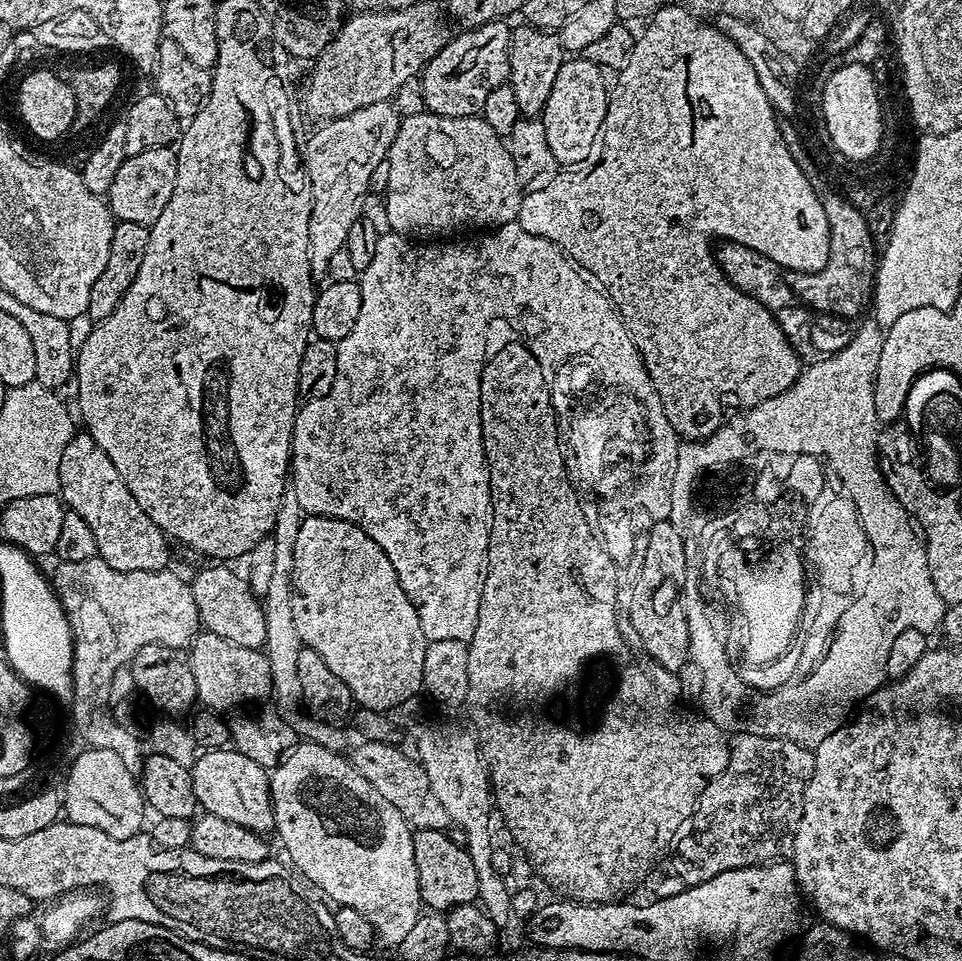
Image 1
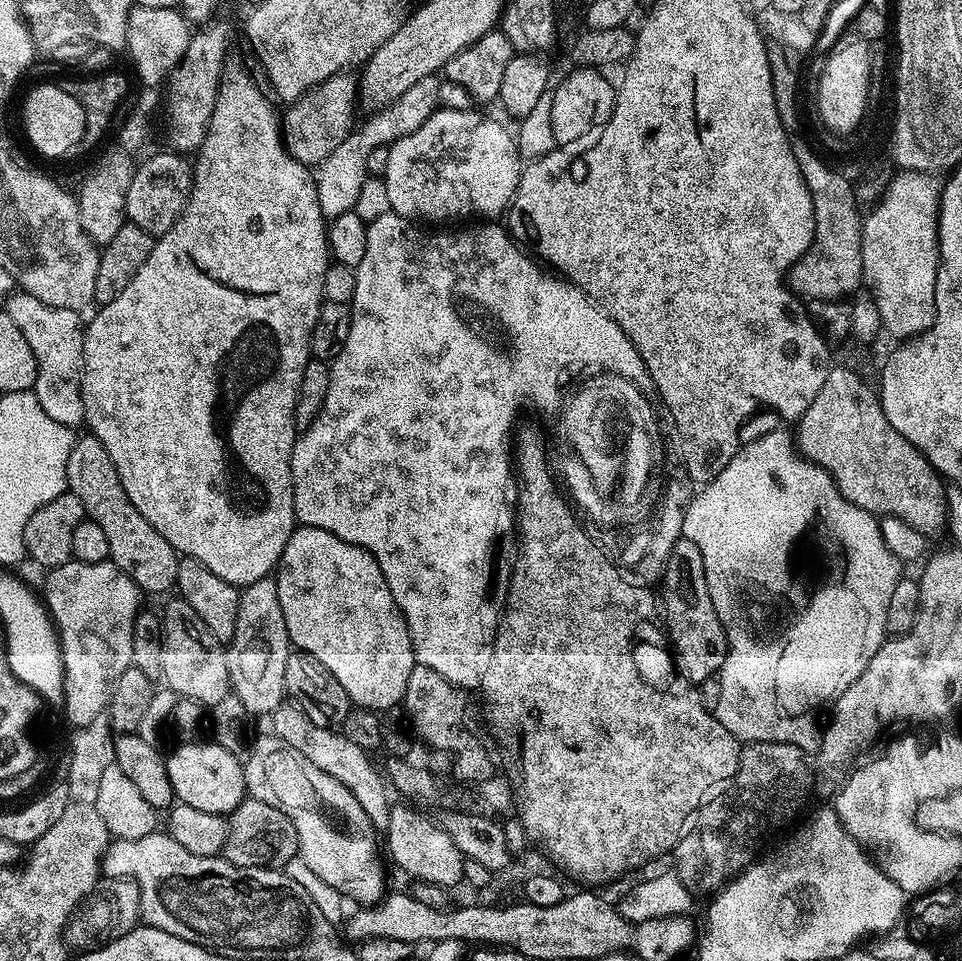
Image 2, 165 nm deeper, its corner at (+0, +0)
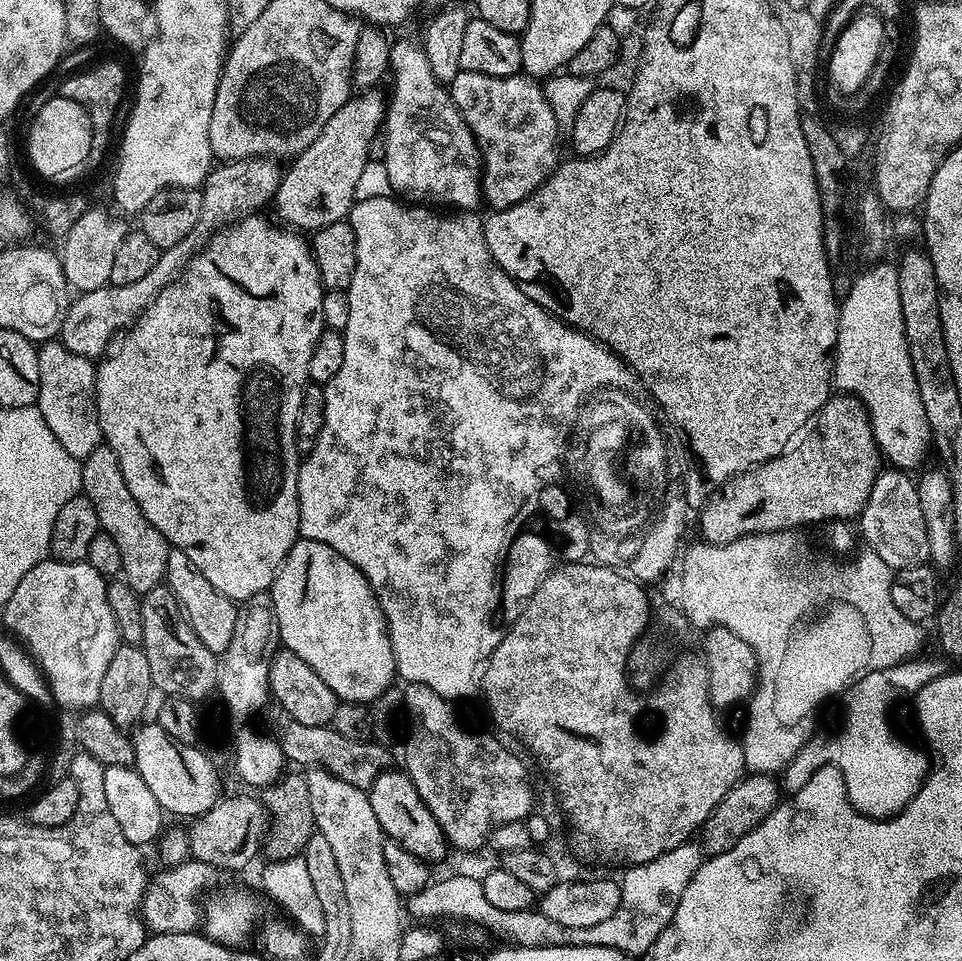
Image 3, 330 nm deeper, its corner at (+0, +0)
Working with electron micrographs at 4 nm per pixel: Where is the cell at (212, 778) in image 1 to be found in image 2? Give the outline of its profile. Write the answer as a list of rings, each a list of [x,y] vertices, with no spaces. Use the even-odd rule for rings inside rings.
[[[180,742],[176,749],[167,753],[168,777],[172,787],[173,797],[186,806],[195,806],[198,810],[206,810],[206,814],[218,814],[227,817],[246,798],[244,787],[244,766],[237,753],[226,750],[214,742]]]

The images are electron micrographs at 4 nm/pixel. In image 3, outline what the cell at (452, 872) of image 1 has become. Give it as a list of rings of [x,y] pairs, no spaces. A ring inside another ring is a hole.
[[[385,770],[379,772],[374,778],[372,787],[367,789],[370,798],[370,806],[374,809],[374,816],[380,823],[380,831],[391,843],[402,846],[402,850],[410,850],[418,858],[435,862],[450,852],[450,845],[445,840],[438,822],[434,822],[434,816],[422,802],[414,782],[403,770]]]

